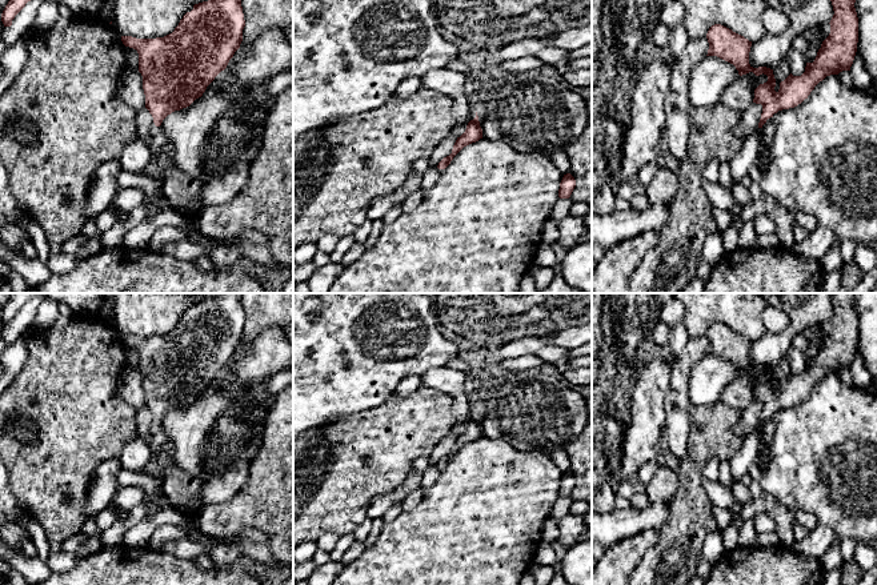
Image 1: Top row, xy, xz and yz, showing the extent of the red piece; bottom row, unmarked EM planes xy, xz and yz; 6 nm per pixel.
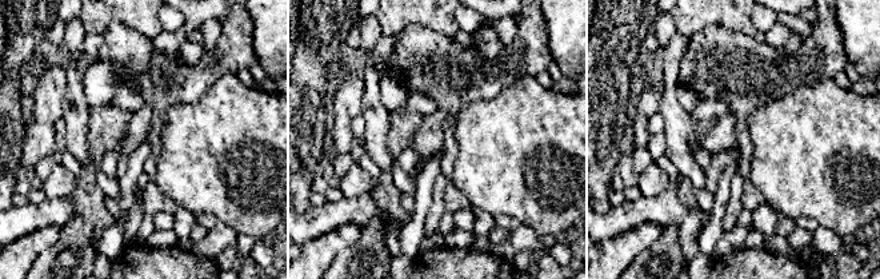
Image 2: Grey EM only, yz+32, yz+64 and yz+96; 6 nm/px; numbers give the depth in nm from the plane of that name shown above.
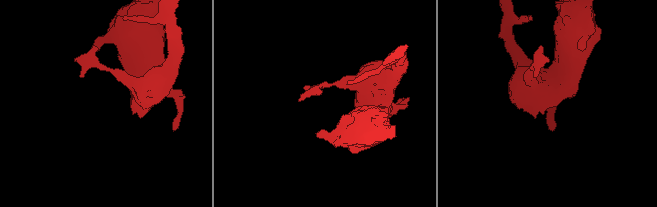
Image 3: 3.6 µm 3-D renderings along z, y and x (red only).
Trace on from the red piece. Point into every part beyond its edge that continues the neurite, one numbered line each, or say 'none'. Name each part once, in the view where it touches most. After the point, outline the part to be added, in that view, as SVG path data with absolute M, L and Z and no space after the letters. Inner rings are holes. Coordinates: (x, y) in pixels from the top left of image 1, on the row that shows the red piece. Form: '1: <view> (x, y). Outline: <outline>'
1: xy (157, 139). Outline: M155 123L151 127L151 144L149 144L149 152L151 152L151 161L145 168L145 173L143 176L157 179L163 183L164 173L159 165L159 155L161 152L161 148L165 145L167 139L161 129L161 127L156 127Z

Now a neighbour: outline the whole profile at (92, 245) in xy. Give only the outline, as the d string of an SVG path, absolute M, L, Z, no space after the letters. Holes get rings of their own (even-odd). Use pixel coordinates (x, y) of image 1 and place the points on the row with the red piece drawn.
M99 237L88 239L83 247L76 252L79 259L87 259L92 255L99 253L103 249Z

